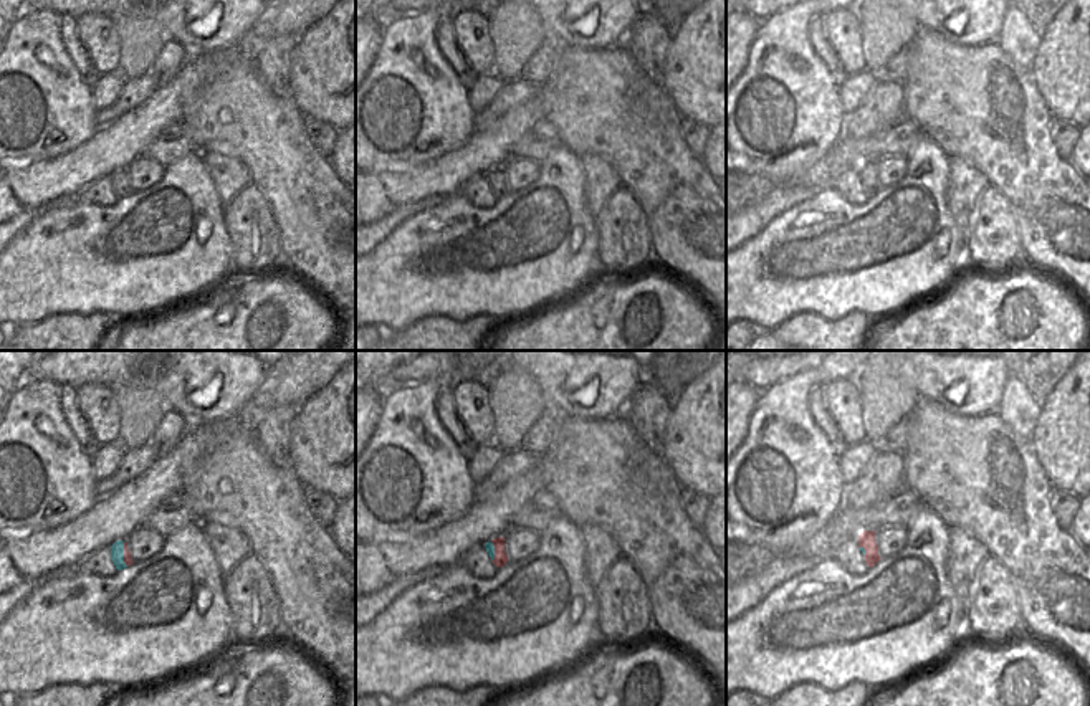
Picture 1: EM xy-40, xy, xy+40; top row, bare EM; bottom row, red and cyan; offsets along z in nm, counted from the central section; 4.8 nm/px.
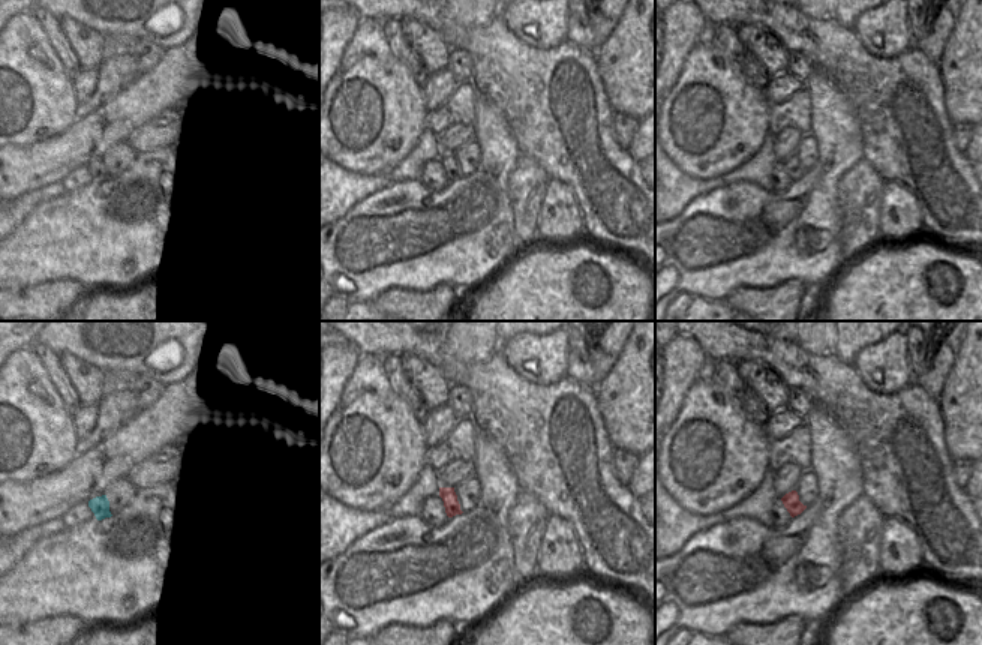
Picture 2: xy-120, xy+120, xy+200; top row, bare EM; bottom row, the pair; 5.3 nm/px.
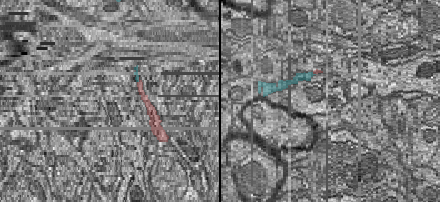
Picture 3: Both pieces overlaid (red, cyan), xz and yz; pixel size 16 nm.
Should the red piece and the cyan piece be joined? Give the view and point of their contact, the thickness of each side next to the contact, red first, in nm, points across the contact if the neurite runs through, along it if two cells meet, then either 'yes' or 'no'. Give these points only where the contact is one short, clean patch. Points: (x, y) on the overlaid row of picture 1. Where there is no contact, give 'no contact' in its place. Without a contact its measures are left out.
contact xy-40 (124, 554); calibres 40 and 60 nm; no

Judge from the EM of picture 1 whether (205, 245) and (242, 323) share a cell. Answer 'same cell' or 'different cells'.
different cells

